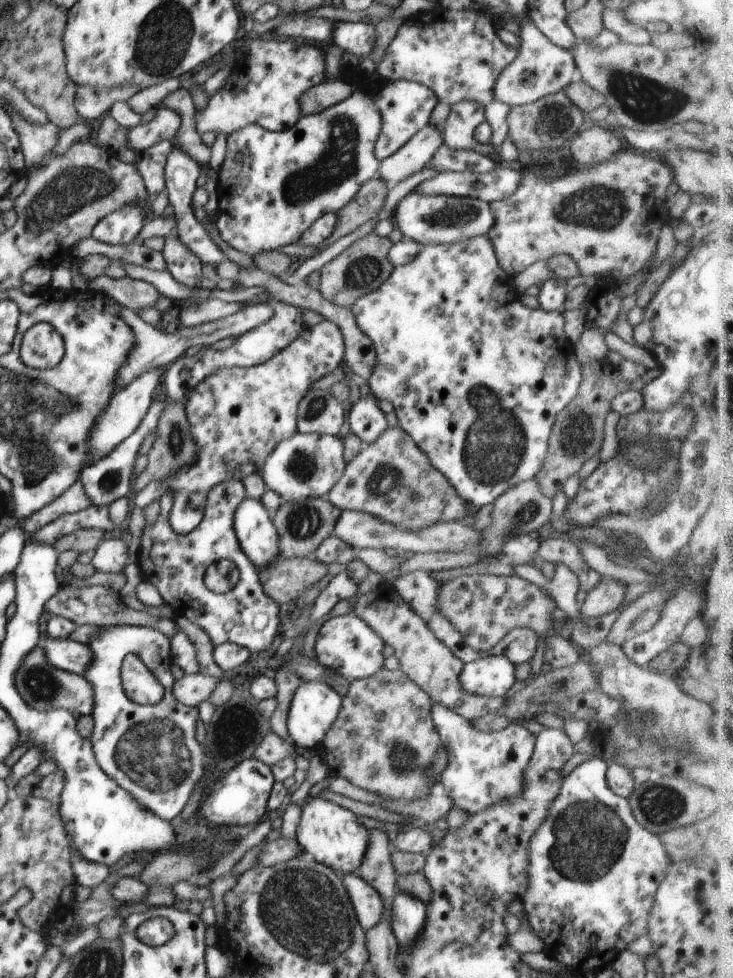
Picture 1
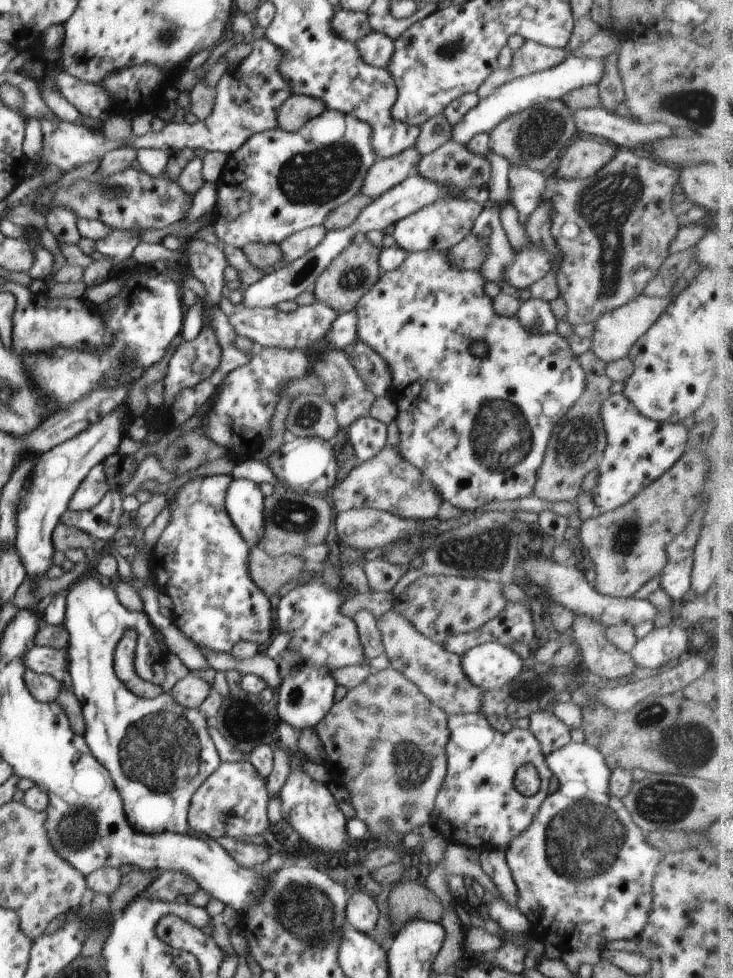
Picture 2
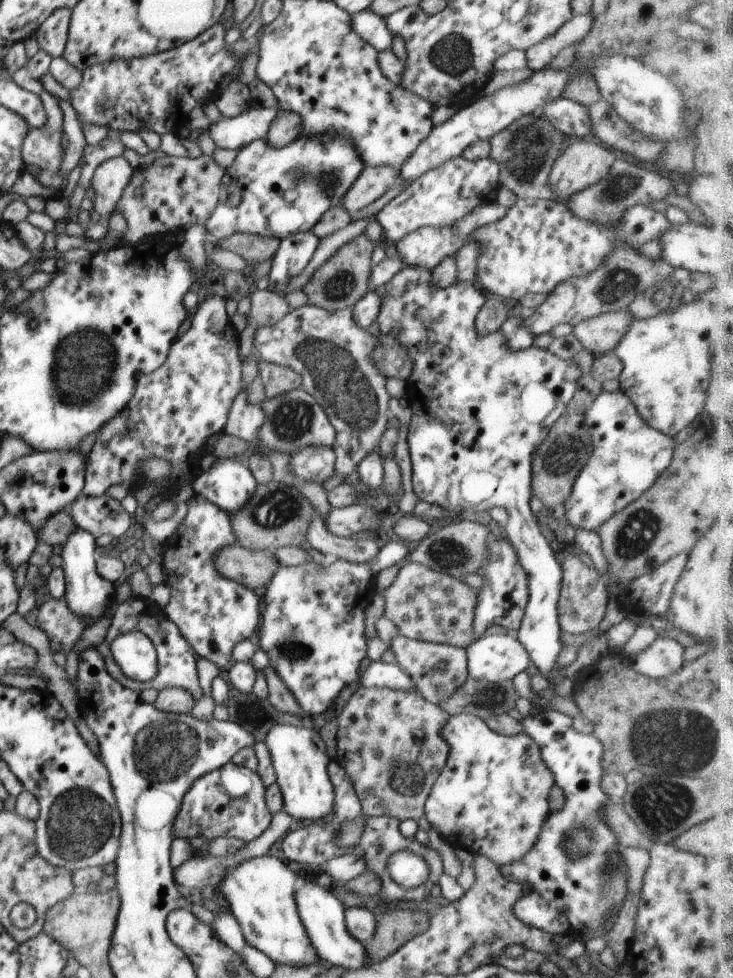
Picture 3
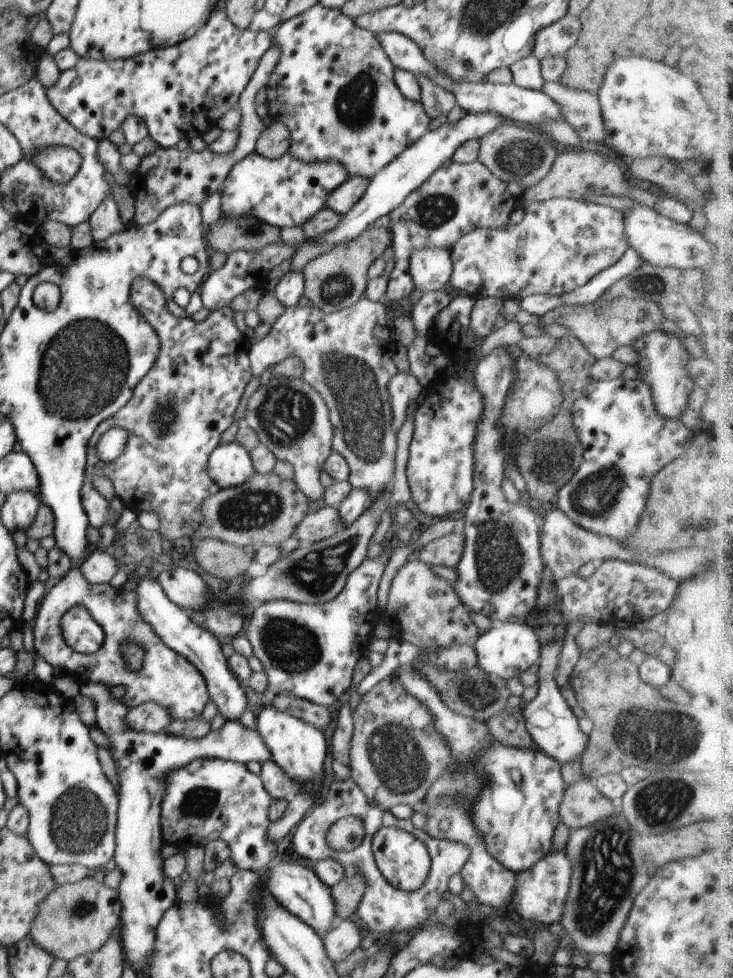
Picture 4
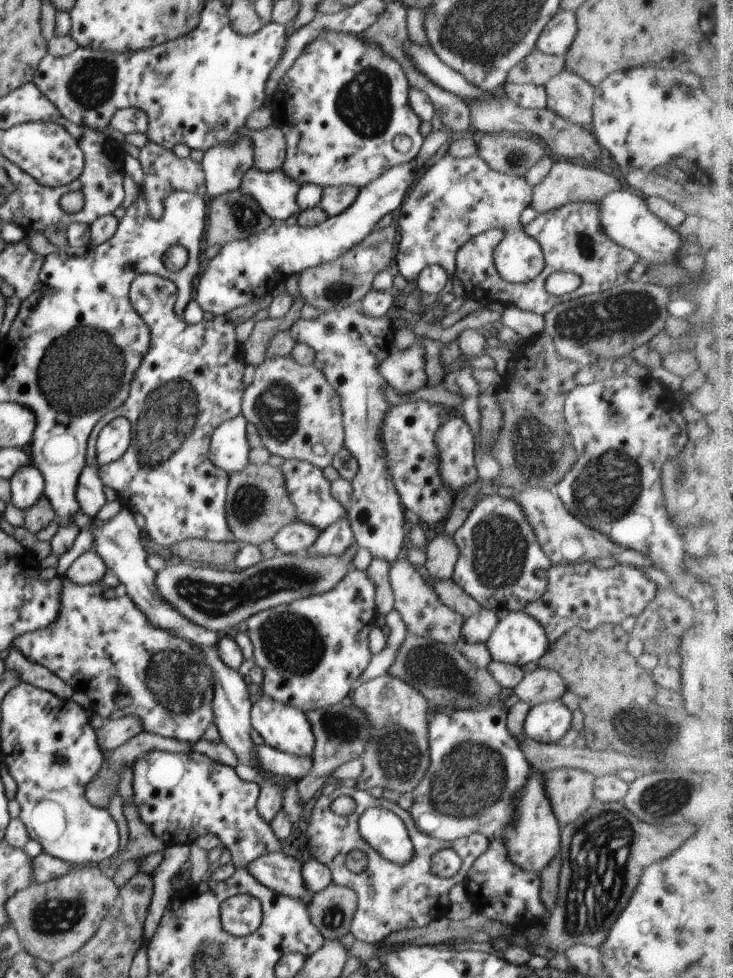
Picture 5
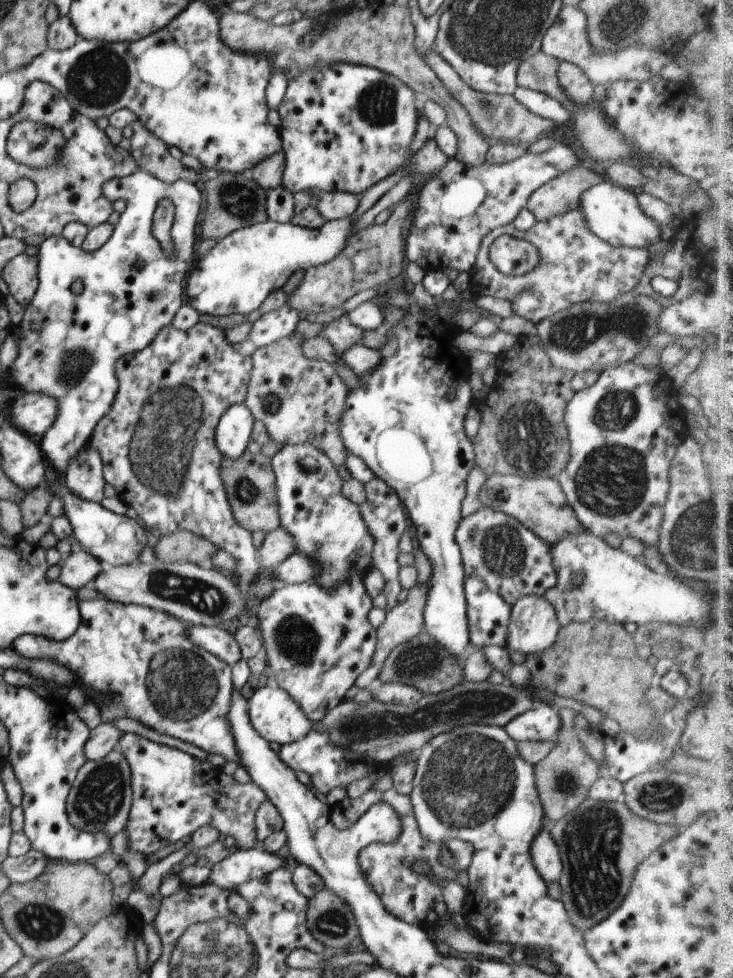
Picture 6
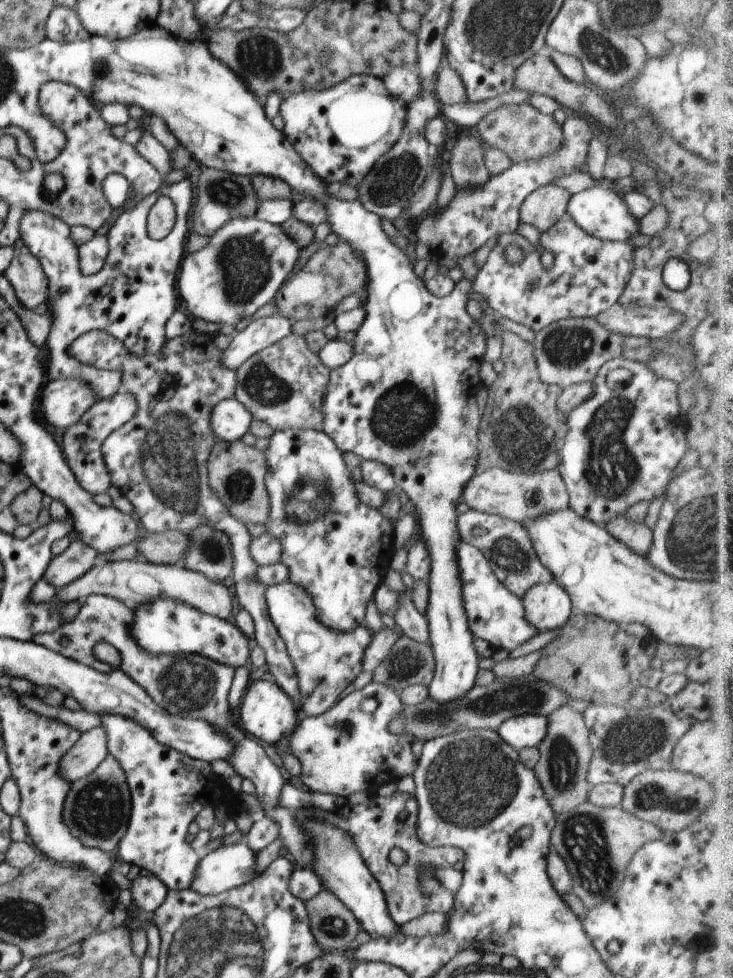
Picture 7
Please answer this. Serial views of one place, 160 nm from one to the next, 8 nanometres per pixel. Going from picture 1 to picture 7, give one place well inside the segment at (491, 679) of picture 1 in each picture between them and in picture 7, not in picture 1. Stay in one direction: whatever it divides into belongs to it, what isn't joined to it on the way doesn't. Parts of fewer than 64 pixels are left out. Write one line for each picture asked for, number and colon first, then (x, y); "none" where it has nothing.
2: (490, 666)
3: (495, 658)
4: (508, 649)
5: (518, 639)
6: (533, 627)
7: (548, 606)

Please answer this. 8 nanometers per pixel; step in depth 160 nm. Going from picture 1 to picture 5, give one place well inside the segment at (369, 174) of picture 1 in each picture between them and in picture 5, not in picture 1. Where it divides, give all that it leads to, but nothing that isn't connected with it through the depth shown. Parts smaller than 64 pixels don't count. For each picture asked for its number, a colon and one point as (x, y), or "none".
2: (279, 182)
3: (277, 192)
4: (285, 192)
5: (276, 194)

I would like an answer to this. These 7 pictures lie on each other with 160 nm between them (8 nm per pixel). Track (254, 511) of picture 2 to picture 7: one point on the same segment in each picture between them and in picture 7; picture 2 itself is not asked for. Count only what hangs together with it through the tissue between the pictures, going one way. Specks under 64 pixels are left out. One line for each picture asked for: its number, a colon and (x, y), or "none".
3: (228, 484)
4: (230, 464)
5: (229, 447)
6: (233, 432)
7: (230, 420)

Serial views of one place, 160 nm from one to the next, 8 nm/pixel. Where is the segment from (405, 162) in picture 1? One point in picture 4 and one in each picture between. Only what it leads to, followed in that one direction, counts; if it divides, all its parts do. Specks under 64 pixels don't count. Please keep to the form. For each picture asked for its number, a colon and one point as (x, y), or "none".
2: (385, 173)
3: (372, 183)
4: (340, 200)

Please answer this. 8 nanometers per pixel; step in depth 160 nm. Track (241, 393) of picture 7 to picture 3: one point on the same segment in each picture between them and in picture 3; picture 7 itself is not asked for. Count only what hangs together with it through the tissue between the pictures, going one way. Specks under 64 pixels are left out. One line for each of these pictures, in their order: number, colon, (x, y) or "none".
3: (293, 421)
4: (290, 418)
5: (297, 412)
6: (300, 400)

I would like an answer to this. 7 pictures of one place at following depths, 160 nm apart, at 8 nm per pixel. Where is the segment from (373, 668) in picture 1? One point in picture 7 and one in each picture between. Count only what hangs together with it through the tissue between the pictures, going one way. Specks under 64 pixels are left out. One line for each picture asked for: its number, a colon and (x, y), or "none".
2: (326, 640)
3: (313, 615)
4: (309, 651)
5: (312, 651)
6: (316, 640)
7: (326, 661)

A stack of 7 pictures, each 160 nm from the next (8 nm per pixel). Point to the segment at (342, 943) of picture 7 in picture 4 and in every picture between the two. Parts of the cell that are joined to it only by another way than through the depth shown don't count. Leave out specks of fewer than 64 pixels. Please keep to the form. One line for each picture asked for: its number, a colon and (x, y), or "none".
4: (347, 894)
5: (331, 910)
6: (332, 922)

